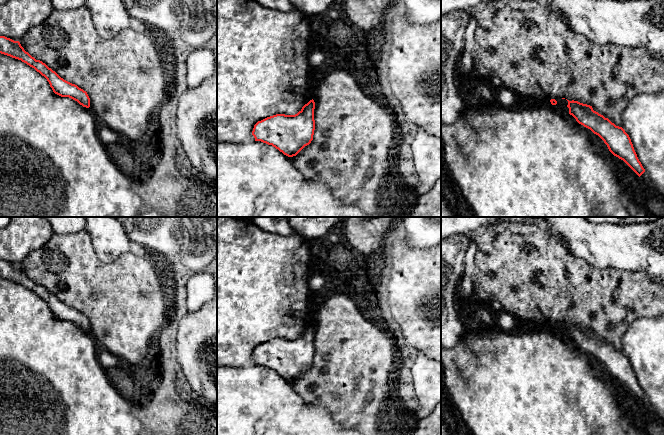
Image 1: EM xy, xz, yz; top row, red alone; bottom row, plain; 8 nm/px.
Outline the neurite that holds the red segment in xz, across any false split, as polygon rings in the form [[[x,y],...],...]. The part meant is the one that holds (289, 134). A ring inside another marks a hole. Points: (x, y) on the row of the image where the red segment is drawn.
[[[310,100],[295,115],[276,114],[258,121],[253,128],[255,141],[272,145],[288,157],[296,156],[313,140],[315,102]]]

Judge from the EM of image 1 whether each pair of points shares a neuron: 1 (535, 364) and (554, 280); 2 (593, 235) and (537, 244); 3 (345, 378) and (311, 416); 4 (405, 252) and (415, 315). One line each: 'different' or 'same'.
1: different
2: different
3: different
4: same

